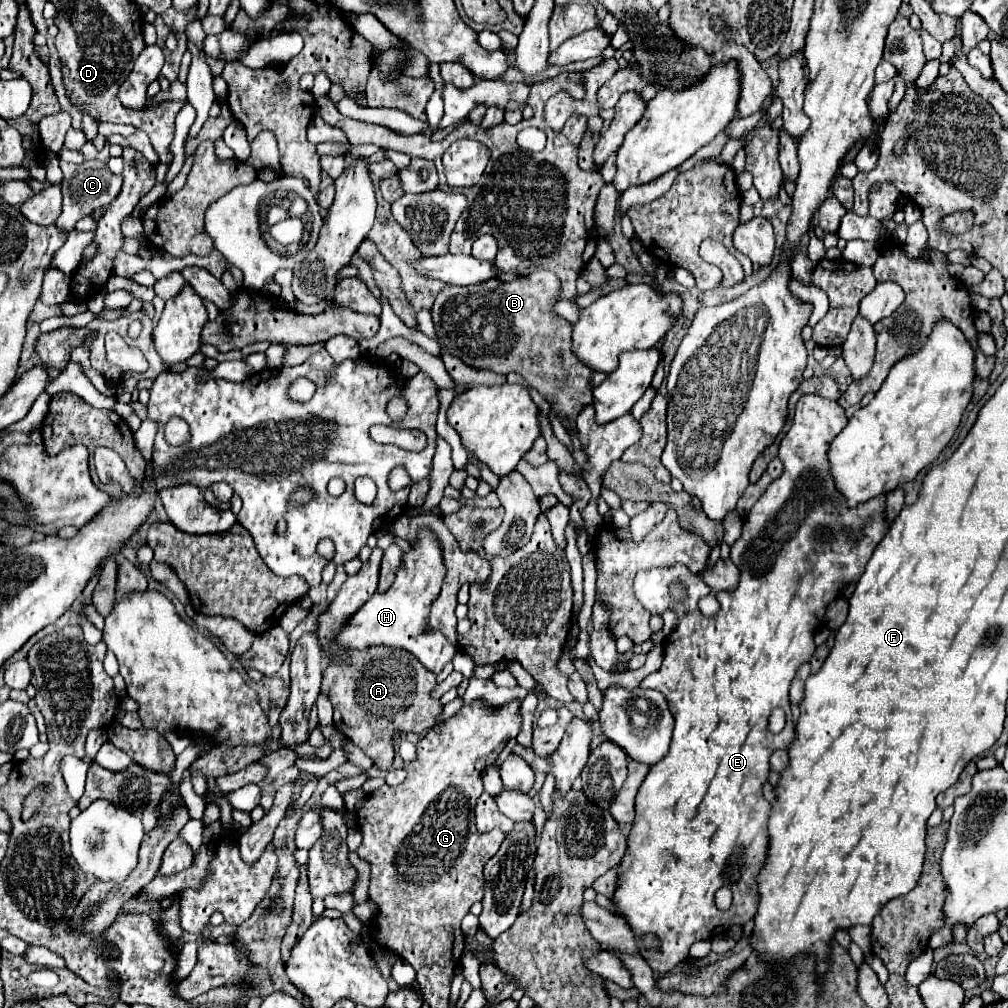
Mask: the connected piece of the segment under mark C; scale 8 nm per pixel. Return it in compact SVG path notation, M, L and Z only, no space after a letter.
M83 161L81 165L73 165L73 163L61 163L59 167L63 171L63 183L61 183L61 191L63 191L63 211L59 215L59 219L55 221L55 227L59 227L59 231L73 231L75 223L87 215L93 213L93 209L97 207L107 207L121 189L123 179L113 175L105 163L101 161Z

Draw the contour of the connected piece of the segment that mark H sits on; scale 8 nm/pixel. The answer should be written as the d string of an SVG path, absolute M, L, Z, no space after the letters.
M429 527L417 531L417 541L411 543L411 551L403 553L401 567L395 573L393 585L385 593L375 593L341 629L335 643L341 647L339 657L345 657L349 649L365 649L371 645L389 645L411 651L429 671L441 673L441 669L455 657L459 651L453 643L441 635L441 631L429 629L429 607L437 599L445 577L445 565L441 555L441 543Z

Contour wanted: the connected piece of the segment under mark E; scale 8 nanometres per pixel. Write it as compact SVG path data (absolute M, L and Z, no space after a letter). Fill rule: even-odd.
M803 395L799 401L797 401L797 407L795 407L795 417L793 417L793 425L789 429L789 433L783 437L781 445L779 445L779 459L781 463L785 465L785 471L779 479L775 479L767 491L761 495L761 499L753 505L749 517L745 519L743 523L743 535L741 539L731 547L731 561L739 567L741 571L741 581L737 585L735 591L719 591L715 597L717 601L721 603L721 609L717 611L717 615L713 617L703 617L699 607L697 607L697 601L705 595L709 595L709 587L703 583L701 575L693 575L687 567L683 565L675 565L675 567L659 567L659 569L651 569L651 571L641 571L637 573L637 579L635 579L635 595L637 599L653 611L653 615L661 615L665 609L673 609L679 617L679 625L677 629L667 637L665 645L663 645L663 665L657 673L645 677L639 685L643 689L655 689L655 691L661 691L669 703L669 711L673 711L673 721L675 721L675 727L673 727L673 735L671 735L671 747L669 747L669 753L667 757L663 757L659 763L655 763L645 781L641 783L639 791L637 791L637 797L635 797L635 821L633 821L633 827L631 827L631 833L627 837L627 851L625 851L625 857L621 859L621 865L619 865L619 883L617 883L617 891L611 899L611 903L615 905L613 913L623 917L627 921L627 925L631 927L631 931L635 933L635 937L645 937L647 933L653 933L657 935L659 939L659 947L654 949L641 951L642 956L649 963L649 967L653 969L655 975L665 975L669 971L673 971L679 963L683 963L689 955L689 947L695 943L695 941L701 941L701 939L711 939L715 935L721 935L721 933L727 933L729 927L733 925L745 925L753 915L755 915L755 907L757 907L757 873L761 869L761 863L765 859L765 853L767 853L767 833L765 833L765 823L767 823L767 817L769 817L769 801L763 797L761 793L761 787L763 783L767 781L767 773L769 773L769 755L779 749L779 747L789 747L789 743L793 741L793 733L795 733L795 725L791 721L791 709L789 709L789 685L791 685L791 679L795 677L795 671L801 663L807 663L811 659L811 655L815 653L815 643L813 643L813 635L815 631L823 625L823 617L825 617L825 607L829 605L829 601L837 599L839 595L839 589L841 585L845 583L857 583L861 573L865 571L865 565L867 561L871 559L875 547L879 545L879 541L885 537L889 525L885 523L885 495L879 495L875 499L869 499L867 503L861 503L857 507L847 507L845 503L845 497L835 489L835 483L833 483L833 477L829 473L829 461L827 461L827 449L829 449L829 443L837 437L837 433L847 425L847 417L845 417L845 411L843 407L837 403L837 401L829 401L829 399L823 399L819 395ZM821 527L827 527L831 531L831 537L829 541L823 541L817 533L817 529ZM673 583L681 583L685 585L685 599L681 601L675 601L671 597L671 585ZM775 707L783 707L785 713L787 713L787 725L781 733L773 735L769 733L767 729L767 719L769 719L769 713L775 709ZM721 887L729 887L733 891L733 905L729 911L719 911L717 907L713 907L713 895L717 889Z

